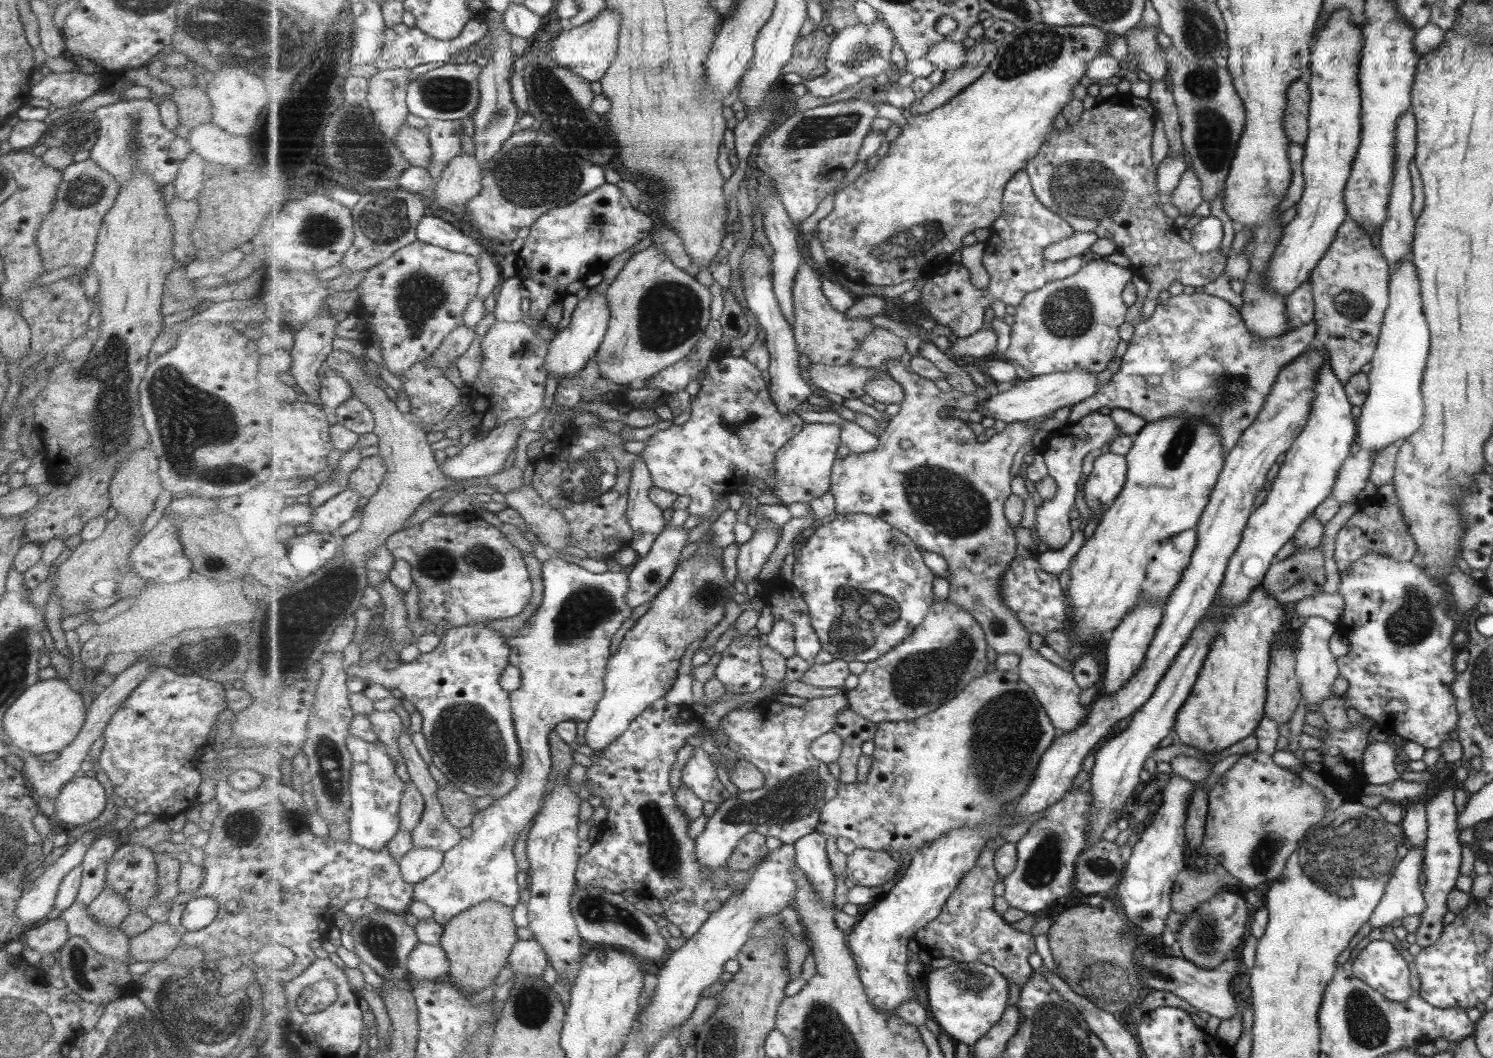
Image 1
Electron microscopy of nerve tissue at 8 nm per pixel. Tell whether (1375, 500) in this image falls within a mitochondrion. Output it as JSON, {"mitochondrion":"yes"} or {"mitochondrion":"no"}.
{"mitochondrion":"no"}

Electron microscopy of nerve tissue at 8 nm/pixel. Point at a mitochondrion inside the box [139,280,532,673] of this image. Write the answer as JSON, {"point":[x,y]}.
{"point":[187,419]}

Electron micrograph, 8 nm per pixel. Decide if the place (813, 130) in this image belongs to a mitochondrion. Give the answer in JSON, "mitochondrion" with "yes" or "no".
{"mitochondrion":"yes"}

